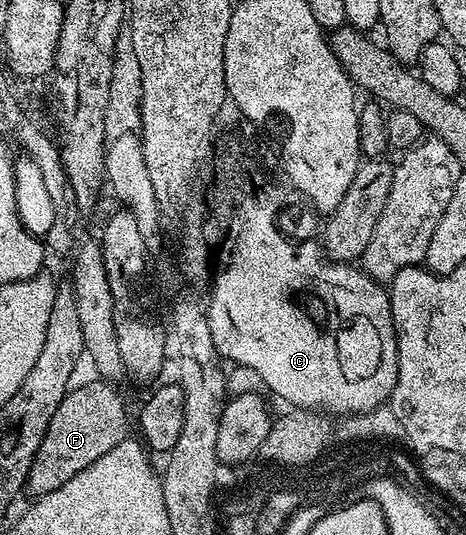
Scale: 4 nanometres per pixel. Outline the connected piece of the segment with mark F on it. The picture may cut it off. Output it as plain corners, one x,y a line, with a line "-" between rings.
91,378
85,384
77,383
69,387
68,393
58,402
50,426
34,454
34,462
28,471
26,492
32,498
39,498
66,486
74,474
86,470
107,454
115,444
125,439
128,428
128,408
124,405
124,396
115,383
101,378

